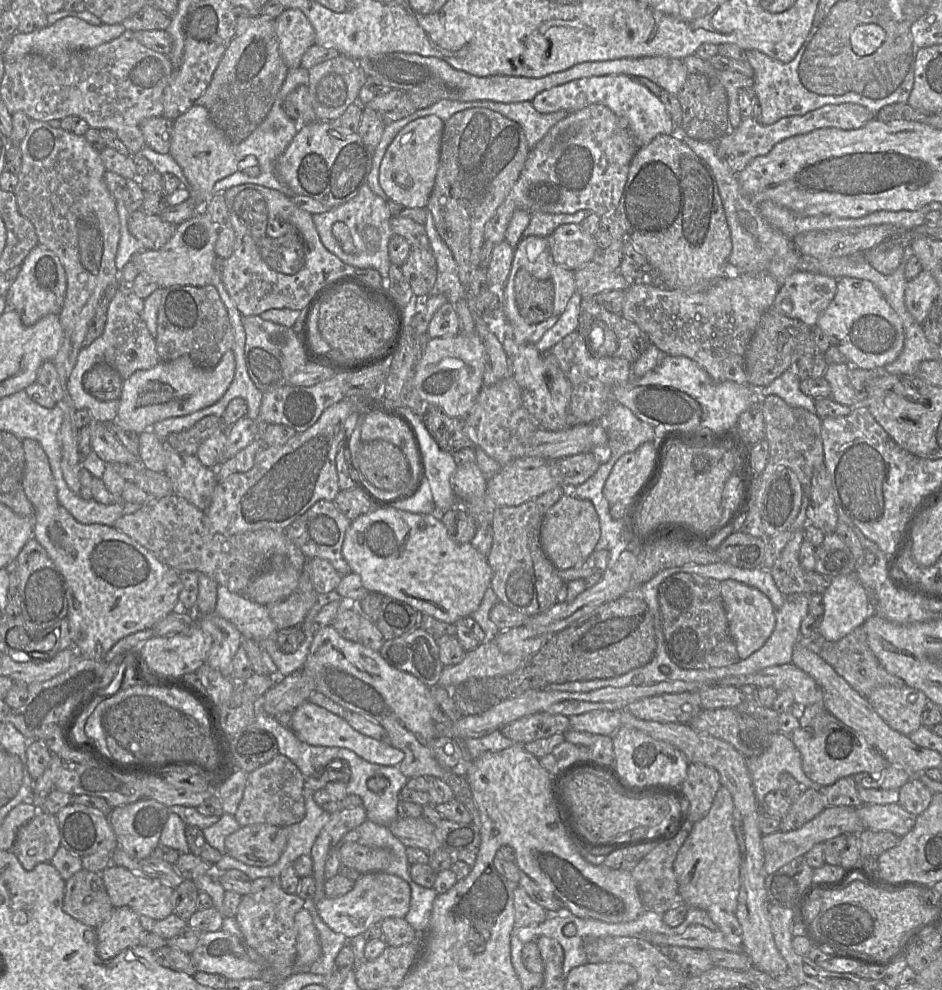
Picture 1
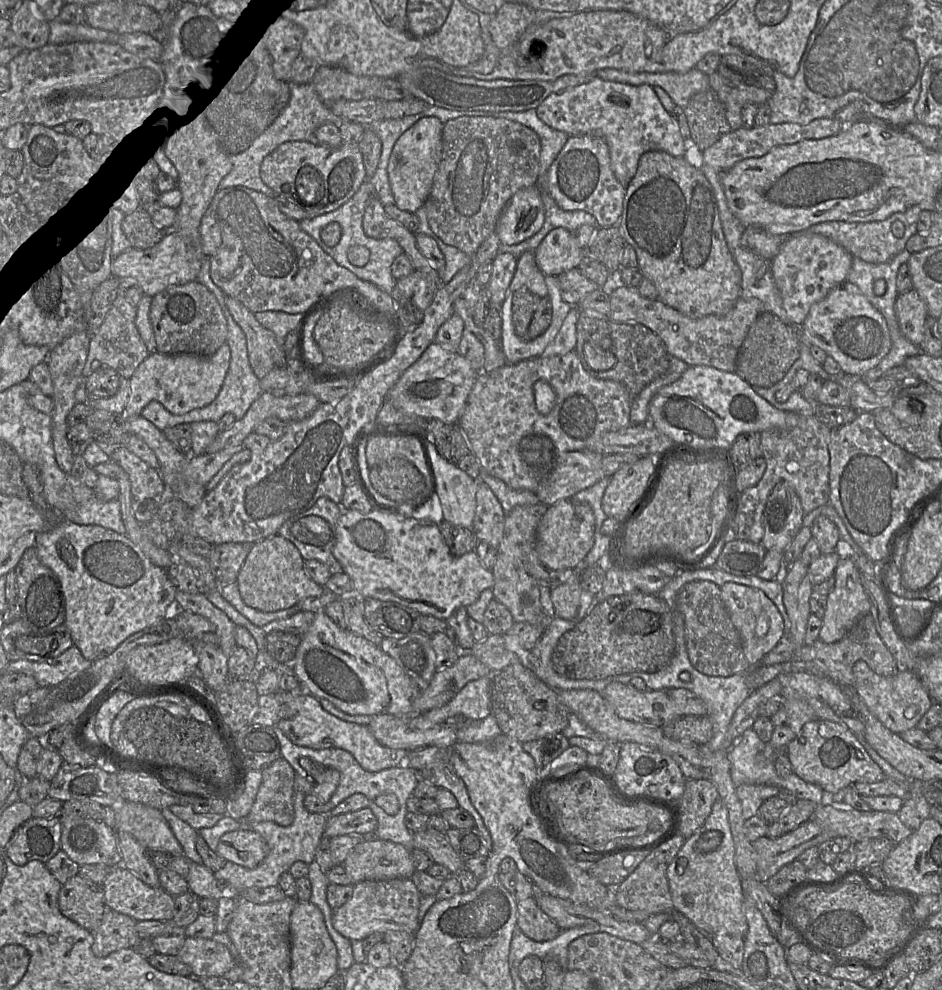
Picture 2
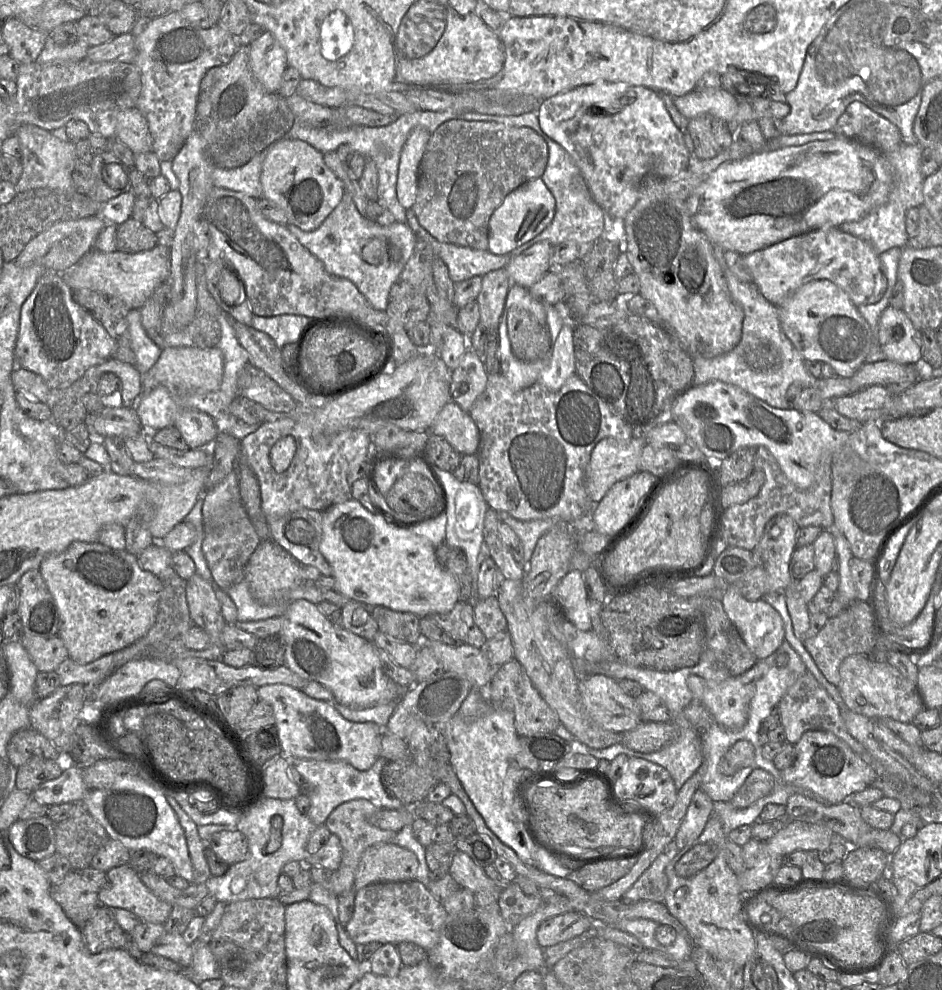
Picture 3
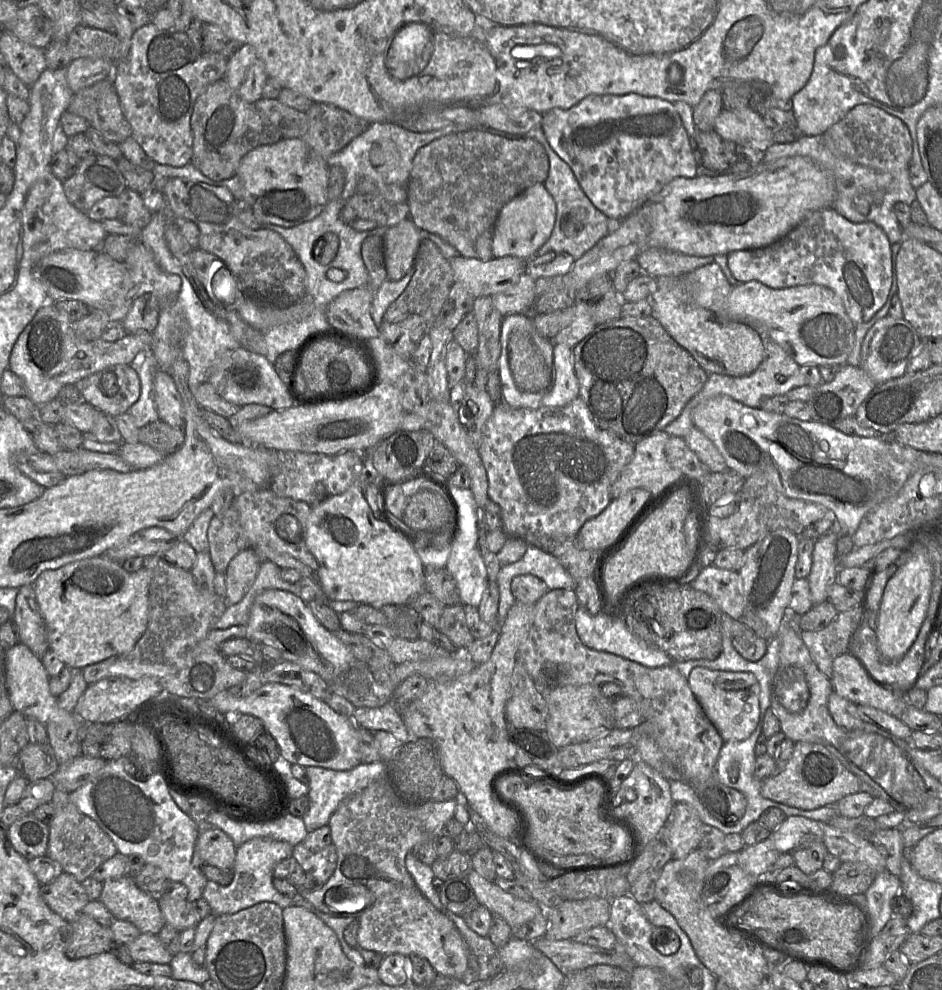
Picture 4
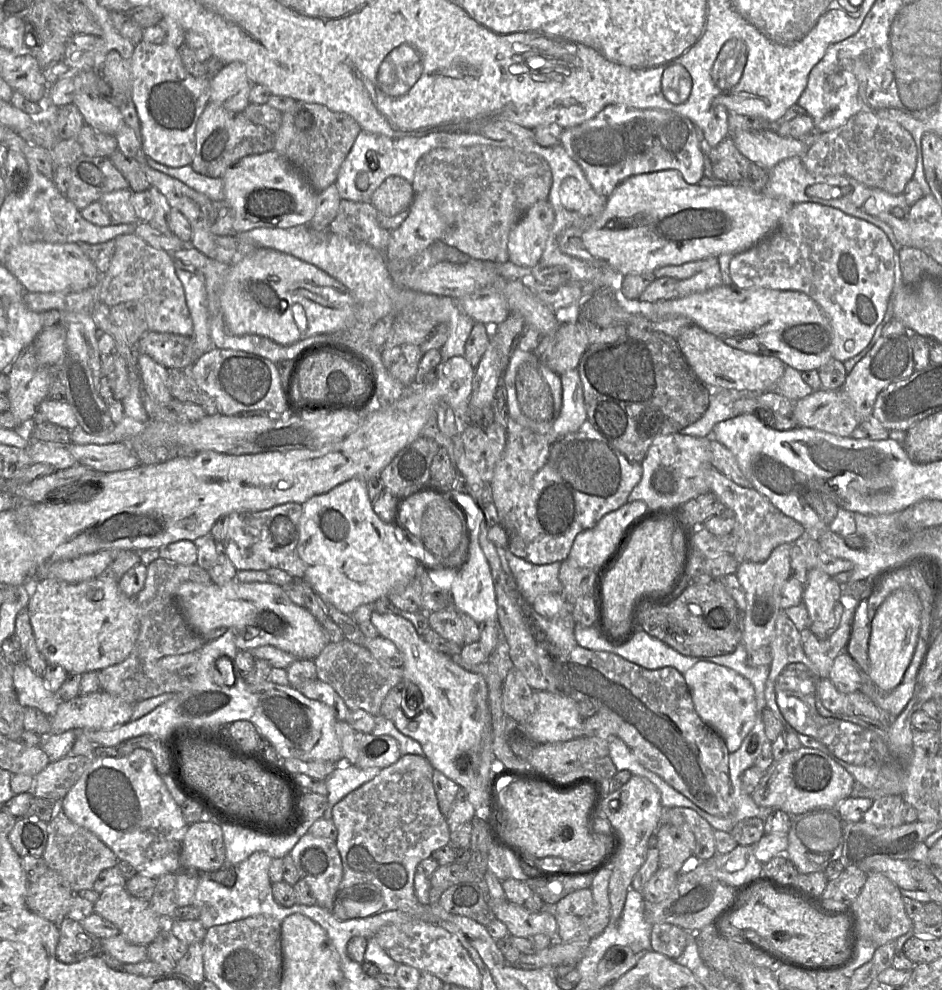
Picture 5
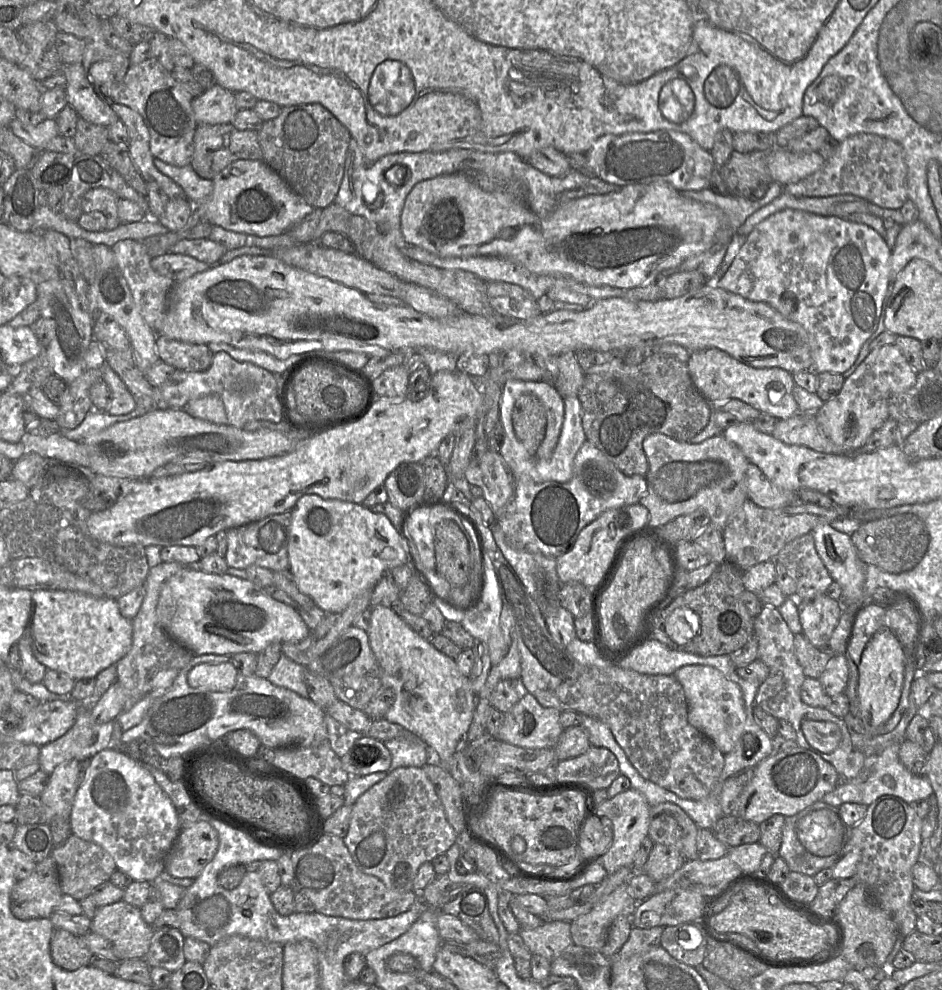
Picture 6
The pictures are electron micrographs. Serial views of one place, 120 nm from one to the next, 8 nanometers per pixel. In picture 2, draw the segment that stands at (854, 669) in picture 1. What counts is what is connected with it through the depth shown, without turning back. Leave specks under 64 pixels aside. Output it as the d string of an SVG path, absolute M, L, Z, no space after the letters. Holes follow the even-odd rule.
M870 613L859 619L841 640L830 644L817 640L813 646L813 662L825 677L840 687L853 687L853 666L859 660L865 661L875 673L882 676L891 676L900 670L896 659L880 637Z

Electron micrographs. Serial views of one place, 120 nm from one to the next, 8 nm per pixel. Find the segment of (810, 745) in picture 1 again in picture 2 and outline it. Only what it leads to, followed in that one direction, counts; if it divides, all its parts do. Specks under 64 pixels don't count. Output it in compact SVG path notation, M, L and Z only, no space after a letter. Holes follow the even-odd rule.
M820 718L805 723L801 732L787 745L786 754L795 775L832 794L857 782L875 783L885 778L881 768L844 723Z

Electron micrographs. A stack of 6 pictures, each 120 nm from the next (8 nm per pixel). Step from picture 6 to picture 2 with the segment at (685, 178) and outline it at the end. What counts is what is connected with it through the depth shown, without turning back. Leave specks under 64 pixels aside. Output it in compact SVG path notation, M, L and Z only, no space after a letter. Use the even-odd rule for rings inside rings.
M592 78L578 86L549 95L536 109L537 116L553 129L568 136L591 134L602 137L608 144L612 171L617 180L627 188L638 167L640 157L649 151L663 151L675 157L684 157L685 139L675 119L659 101L652 86Z

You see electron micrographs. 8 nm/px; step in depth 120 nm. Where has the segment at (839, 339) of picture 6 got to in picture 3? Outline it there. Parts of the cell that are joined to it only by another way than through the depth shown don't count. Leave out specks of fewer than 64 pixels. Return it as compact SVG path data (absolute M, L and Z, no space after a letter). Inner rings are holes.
M836 226L793 236L743 255L743 265L761 294L776 306L803 285L816 280L828 280L838 285L858 307L879 302L887 289L880 255L872 245Z

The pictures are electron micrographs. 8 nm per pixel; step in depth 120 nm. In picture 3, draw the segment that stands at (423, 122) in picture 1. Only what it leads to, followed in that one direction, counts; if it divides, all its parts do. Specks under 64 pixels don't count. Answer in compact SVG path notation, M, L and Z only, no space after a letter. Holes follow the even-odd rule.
M424 128L413 129L400 154L396 195L406 210L411 209L416 201L419 165L431 135Z

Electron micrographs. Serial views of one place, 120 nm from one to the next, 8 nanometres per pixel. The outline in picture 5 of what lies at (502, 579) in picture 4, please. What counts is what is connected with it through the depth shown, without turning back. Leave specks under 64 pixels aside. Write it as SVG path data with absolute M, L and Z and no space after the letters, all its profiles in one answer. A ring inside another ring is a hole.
M505 547L506 559L523 598L530 604L542 594L562 595L562 584L559 580L561 562L536 565L511 553Z

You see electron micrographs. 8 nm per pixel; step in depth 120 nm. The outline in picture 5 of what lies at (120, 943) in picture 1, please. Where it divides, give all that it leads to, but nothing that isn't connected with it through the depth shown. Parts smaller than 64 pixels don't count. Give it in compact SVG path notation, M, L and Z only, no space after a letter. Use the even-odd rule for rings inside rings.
M64 917L58 922L59 941L56 958L65 964L100 955L102 939L85 930L79 921Z

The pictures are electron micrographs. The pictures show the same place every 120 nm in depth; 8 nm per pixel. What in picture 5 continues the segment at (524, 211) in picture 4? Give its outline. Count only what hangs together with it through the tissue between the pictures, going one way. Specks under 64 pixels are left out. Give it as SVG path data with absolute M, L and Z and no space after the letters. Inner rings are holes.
M547 200L532 205L510 231L508 261L526 268L537 266L554 220L554 211Z

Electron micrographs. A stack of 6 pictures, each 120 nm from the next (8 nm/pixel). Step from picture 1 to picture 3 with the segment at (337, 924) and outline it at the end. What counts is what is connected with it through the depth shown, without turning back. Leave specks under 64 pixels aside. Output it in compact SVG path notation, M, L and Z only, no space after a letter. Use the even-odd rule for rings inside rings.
M417 880L380 882L356 891L353 915L344 929L355 944L375 941L396 945L408 941L428 951L438 942L447 916L442 903Z

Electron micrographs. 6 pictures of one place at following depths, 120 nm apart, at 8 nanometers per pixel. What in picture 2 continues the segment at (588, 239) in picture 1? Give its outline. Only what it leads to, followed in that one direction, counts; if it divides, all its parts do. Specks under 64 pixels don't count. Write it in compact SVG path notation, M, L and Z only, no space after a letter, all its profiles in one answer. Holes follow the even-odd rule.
M565 228L552 230L535 249L535 260L545 276L558 276L577 268L587 255Z

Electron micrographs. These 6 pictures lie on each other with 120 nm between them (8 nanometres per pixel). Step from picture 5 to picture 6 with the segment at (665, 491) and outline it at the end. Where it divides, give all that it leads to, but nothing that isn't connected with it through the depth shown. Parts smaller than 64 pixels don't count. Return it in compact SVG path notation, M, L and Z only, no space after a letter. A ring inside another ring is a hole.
M654 433L643 441L649 468L645 476L647 493L640 504L648 509L650 530L674 518L704 510L710 524L723 532L728 518L748 500L746 471L750 464L741 450L720 433L699 444L676 441Z

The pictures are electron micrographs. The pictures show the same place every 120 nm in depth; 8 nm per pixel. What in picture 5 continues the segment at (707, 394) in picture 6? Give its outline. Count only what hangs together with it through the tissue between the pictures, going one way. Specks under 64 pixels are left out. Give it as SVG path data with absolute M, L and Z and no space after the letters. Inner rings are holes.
M687 325L675 340L693 373L712 391L736 390L756 394L772 392L786 367L777 357L757 355L733 348L696 325Z

